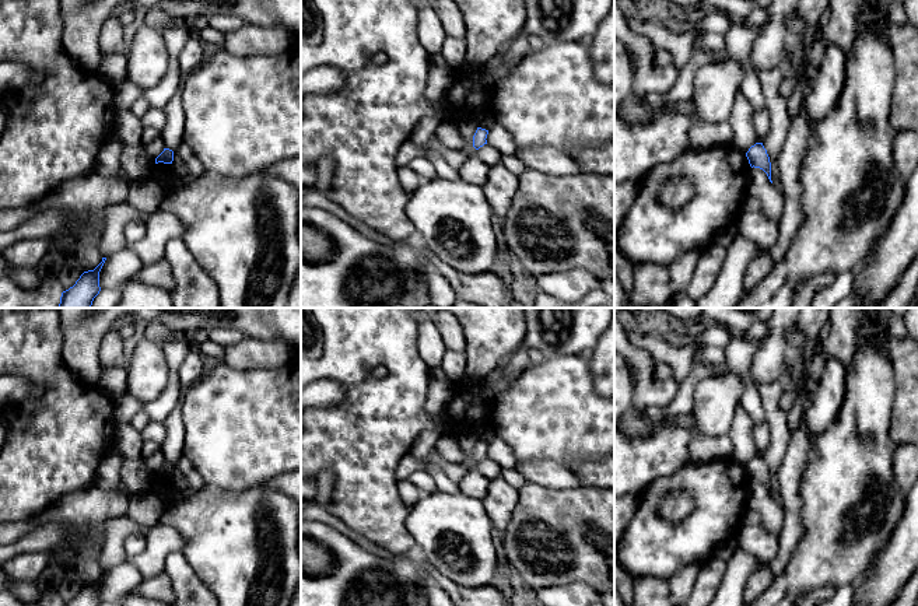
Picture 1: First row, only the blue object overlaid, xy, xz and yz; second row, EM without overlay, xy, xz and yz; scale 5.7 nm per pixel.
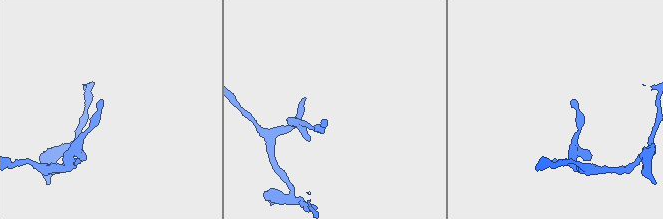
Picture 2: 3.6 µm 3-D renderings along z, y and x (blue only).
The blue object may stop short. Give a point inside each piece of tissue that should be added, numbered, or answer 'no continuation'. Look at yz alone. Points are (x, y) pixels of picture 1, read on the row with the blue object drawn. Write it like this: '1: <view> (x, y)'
no continuation

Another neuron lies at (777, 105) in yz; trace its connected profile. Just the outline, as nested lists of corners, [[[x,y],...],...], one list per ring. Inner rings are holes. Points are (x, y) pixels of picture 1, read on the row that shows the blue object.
[[[784,64],[772,70],[763,70],[757,77],[770,113],[770,132],[763,139],[763,146],[770,157],[772,185],[782,195],[784,186],[778,176],[778,155],[786,139],[789,120],[788,99],[779,94],[781,83],[785,80]]]

